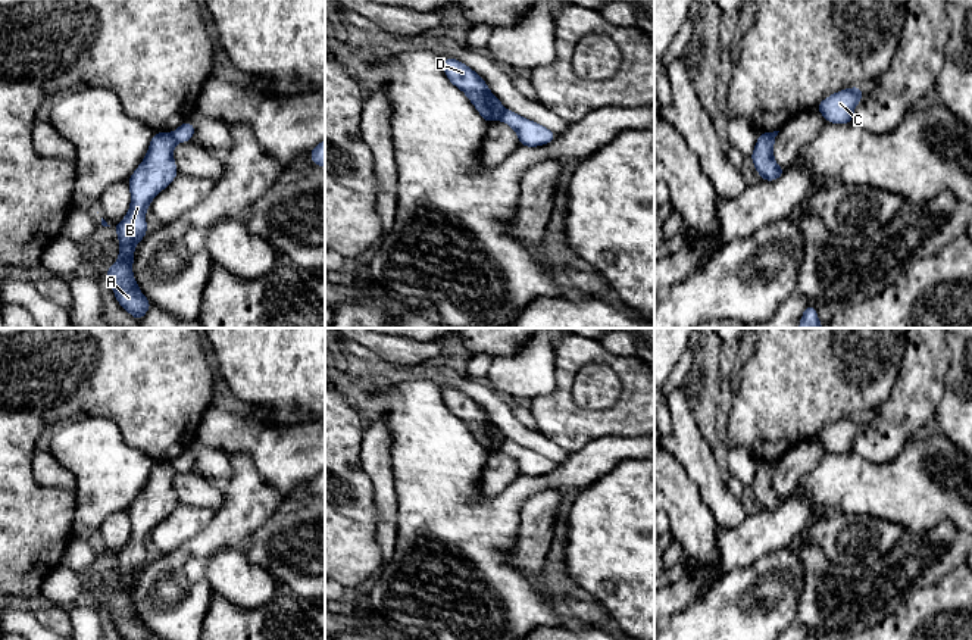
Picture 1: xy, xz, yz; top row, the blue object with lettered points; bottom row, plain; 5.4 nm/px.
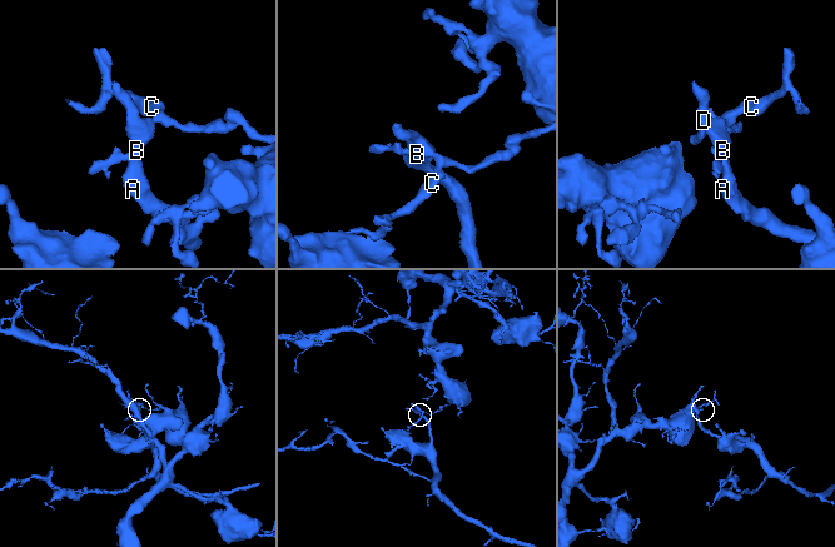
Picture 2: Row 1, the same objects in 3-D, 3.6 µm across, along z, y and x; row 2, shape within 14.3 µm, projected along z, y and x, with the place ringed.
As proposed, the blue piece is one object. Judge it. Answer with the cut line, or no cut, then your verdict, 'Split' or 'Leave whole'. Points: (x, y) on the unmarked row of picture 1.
Split along xz (506, 440), (500, 448). Split

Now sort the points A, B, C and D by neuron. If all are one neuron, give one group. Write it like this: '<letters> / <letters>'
A B D / C

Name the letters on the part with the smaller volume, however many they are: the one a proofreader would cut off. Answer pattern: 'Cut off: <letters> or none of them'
Cut off: A, B, D

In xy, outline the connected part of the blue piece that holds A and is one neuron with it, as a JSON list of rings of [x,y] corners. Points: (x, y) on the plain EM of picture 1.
[[[153,462],[146,487],[128,509],[131,536],[126,546],[112,555],[119,568],[119,587],[104,599],[118,633],[125,640],[149,640],[150,630],[140,621],[132,603],[134,578],[147,563],[146,540],[151,530],[179,503],[174,490],[175,468]]]

